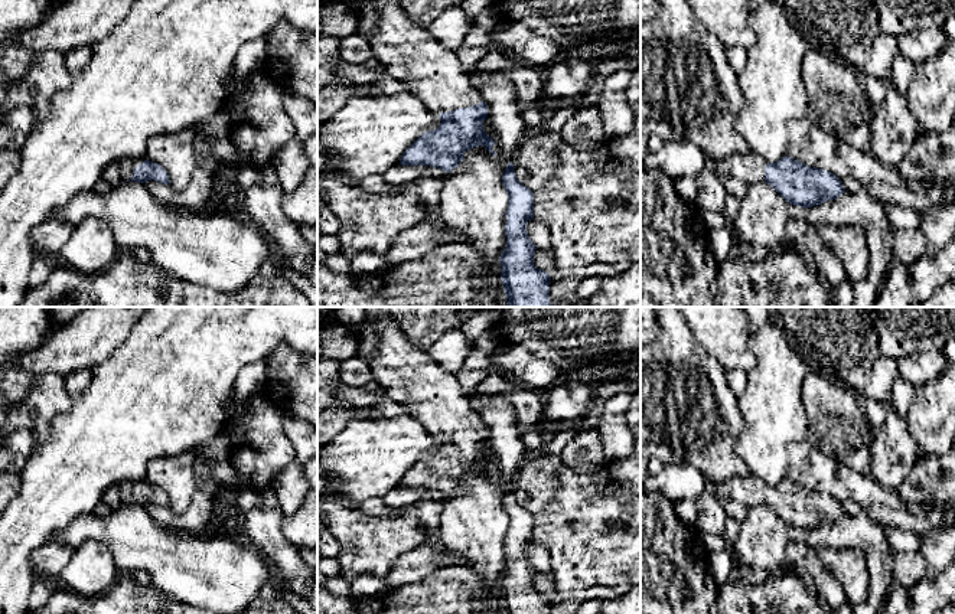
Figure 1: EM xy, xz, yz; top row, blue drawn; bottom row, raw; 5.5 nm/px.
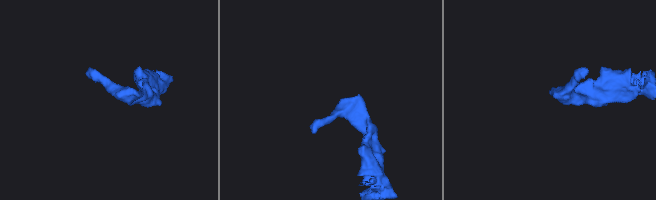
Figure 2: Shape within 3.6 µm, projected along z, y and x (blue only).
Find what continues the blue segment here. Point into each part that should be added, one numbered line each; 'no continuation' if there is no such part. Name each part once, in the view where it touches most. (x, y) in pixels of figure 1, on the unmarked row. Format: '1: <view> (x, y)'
1: xz (433, 395)

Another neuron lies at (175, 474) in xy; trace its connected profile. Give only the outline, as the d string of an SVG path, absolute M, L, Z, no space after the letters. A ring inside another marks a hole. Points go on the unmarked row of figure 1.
M196 450L156 458L147 468L144 481L160 487L169 497L170 509L185 512L201 489L195 477Z

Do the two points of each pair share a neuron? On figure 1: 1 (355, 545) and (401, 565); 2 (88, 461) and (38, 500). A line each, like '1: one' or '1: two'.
1: two
2: one

